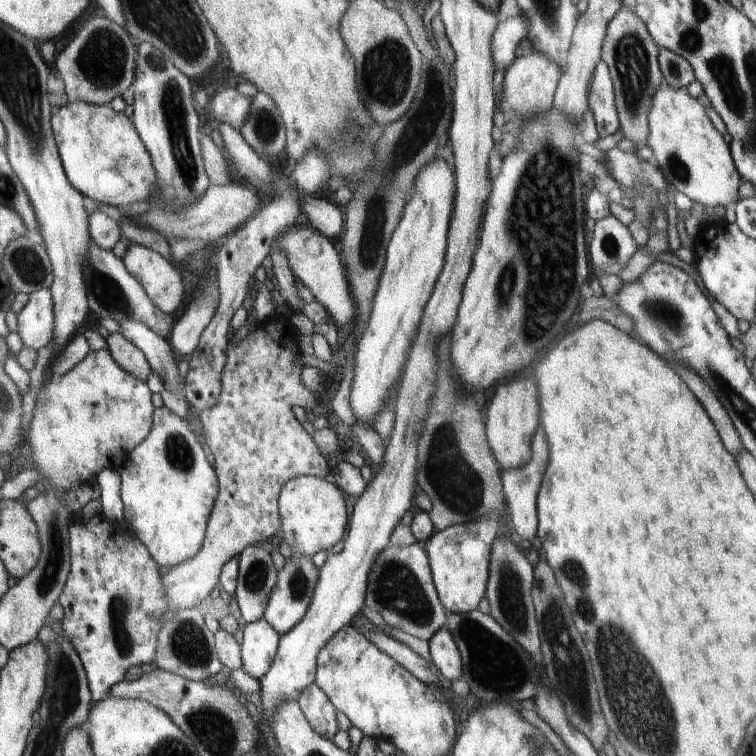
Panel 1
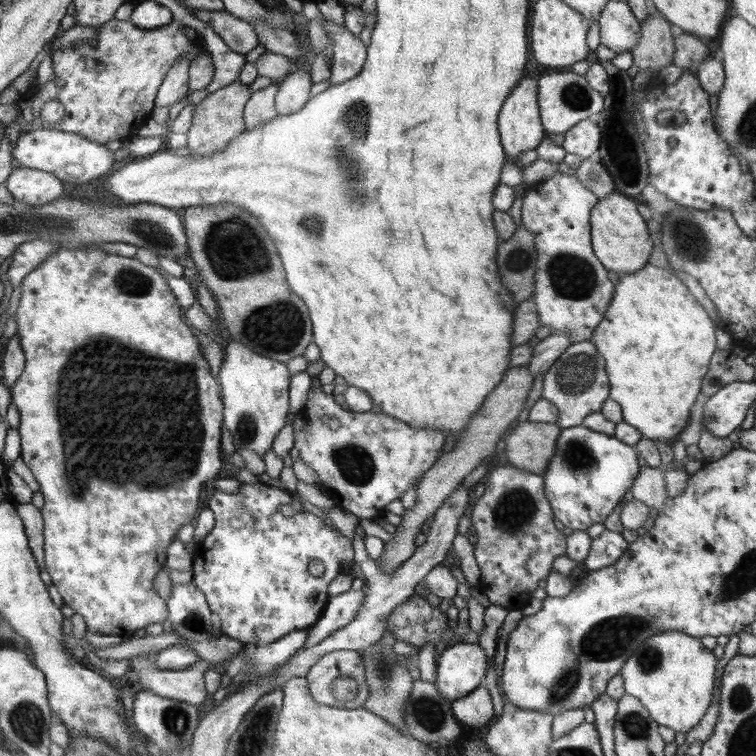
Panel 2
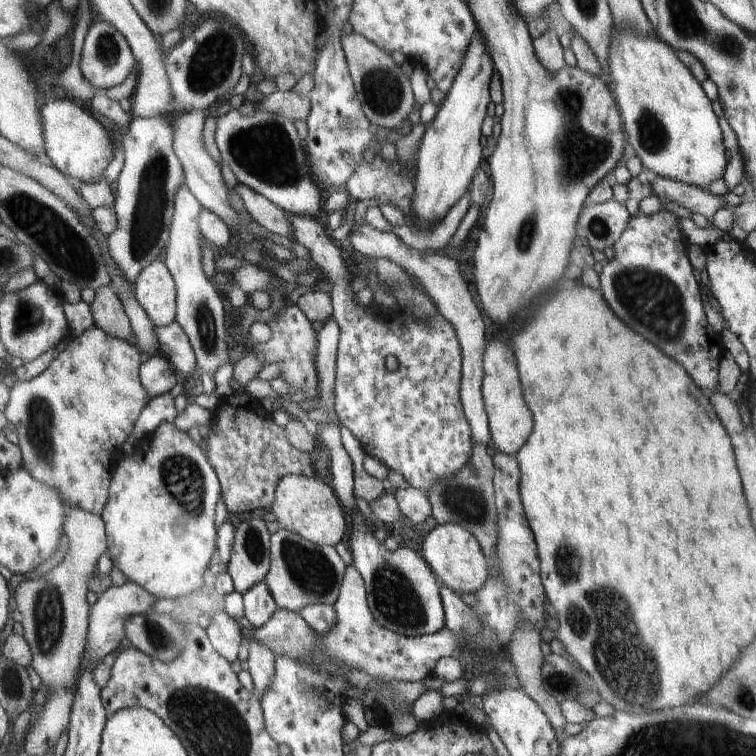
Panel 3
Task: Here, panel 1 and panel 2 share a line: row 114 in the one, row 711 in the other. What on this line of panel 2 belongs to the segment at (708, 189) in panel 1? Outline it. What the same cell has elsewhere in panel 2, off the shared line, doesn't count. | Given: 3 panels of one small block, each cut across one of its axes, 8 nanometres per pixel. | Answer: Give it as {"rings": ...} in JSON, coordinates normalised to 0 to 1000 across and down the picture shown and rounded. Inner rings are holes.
{"rings":[[[894,833],[872,836],[829,869],[820,889],[827,917],[843,923],[872,959],[907,972],[939,934],[950,870],[950,861],[931,856],[925,844]]]}

